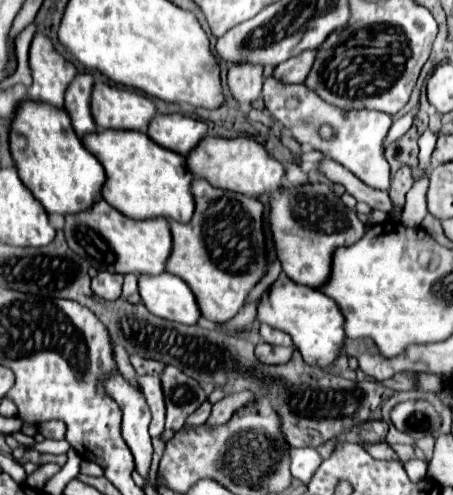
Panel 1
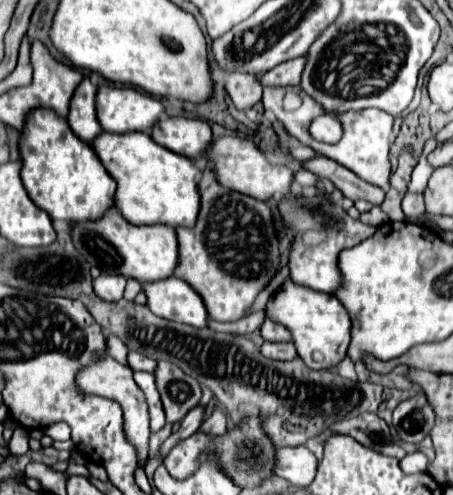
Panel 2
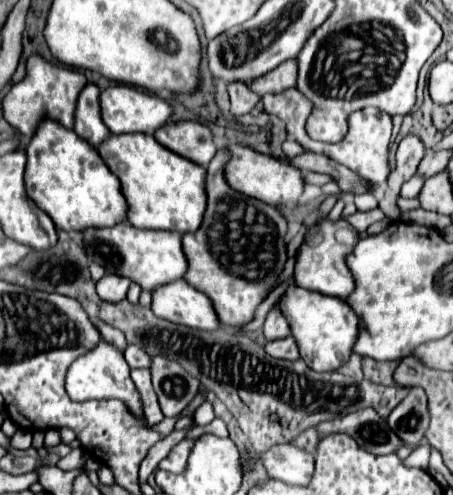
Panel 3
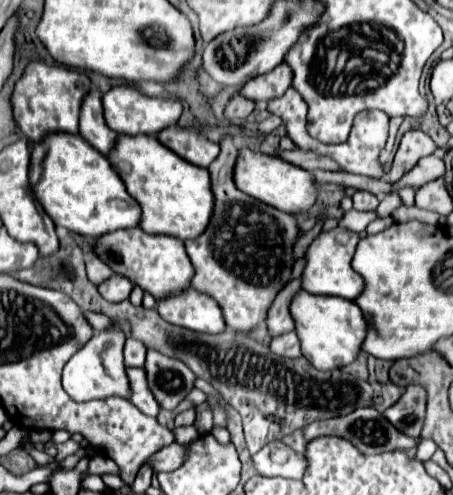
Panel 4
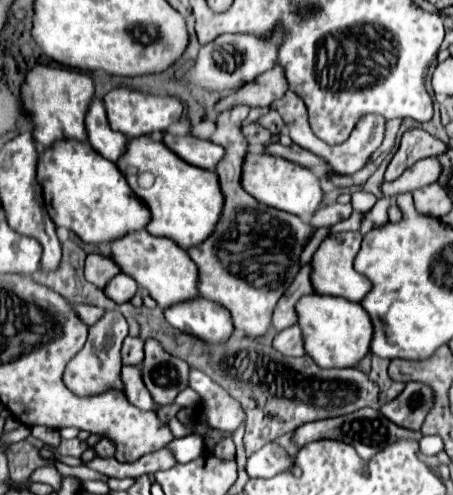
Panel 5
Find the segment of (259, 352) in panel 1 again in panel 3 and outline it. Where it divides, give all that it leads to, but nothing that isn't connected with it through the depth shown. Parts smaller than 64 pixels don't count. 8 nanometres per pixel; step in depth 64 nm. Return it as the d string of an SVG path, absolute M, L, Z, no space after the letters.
M292 336L282 338L282 340L268 342L268 344L264 346L264 350L266 350L272 358L282 358L282 360L296 360L296 358L300 358L296 340L294 340Z

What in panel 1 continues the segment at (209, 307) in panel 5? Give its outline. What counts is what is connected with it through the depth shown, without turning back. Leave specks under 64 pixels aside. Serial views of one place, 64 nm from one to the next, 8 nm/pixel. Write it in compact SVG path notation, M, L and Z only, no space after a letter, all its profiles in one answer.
M162 272L160 276L138 276L138 294L148 312L164 320L196 324L200 318L192 290L182 278L174 274Z

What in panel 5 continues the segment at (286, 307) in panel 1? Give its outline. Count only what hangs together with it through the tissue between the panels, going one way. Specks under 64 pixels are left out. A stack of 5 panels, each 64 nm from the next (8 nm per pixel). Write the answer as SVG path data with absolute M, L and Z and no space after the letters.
M304 296L296 304L298 324L304 332L304 350L320 368L350 368L358 364L370 350L372 340L372 322L360 304L352 304L344 298L334 296Z

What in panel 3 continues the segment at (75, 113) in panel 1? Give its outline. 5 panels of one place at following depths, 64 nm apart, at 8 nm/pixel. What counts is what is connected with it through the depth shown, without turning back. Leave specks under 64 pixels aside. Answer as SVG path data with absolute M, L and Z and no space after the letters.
M88 82L84 86L84 92L80 92L80 100L76 102L76 124L74 124L74 132L94 148L100 146L108 136L108 128L104 128L104 122L100 120L98 96L100 96L98 86Z

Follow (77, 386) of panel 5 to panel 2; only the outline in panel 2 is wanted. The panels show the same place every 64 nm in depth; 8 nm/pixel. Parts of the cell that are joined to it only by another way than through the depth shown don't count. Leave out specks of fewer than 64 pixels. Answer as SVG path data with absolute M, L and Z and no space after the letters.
M108 354L100 360L96 360L92 366L84 368L78 372L76 382L80 386L82 392L86 394L98 394L104 398L112 398L122 406L124 412L124 434L126 440L136 448L138 452L138 460L140 460L140 468L144 468L146 460L148 460L148 438L150 438L150 416L148 416L148 404L144 400L144 392L140 392L138 384L132 380L132 370L128 366L118 364L114 358L110 358Z

